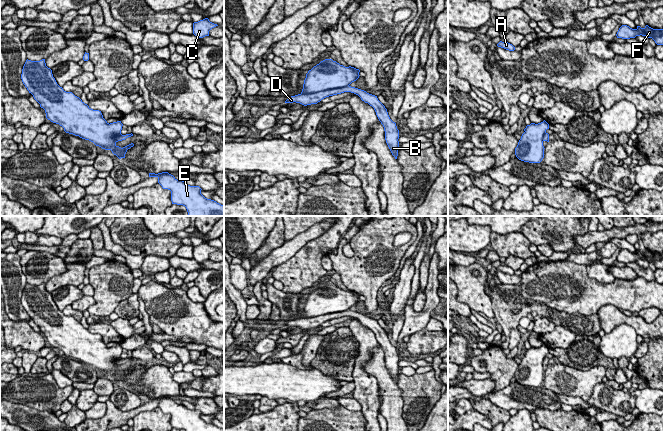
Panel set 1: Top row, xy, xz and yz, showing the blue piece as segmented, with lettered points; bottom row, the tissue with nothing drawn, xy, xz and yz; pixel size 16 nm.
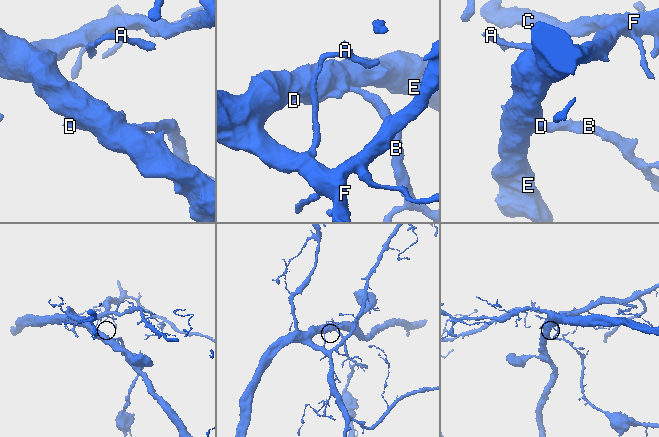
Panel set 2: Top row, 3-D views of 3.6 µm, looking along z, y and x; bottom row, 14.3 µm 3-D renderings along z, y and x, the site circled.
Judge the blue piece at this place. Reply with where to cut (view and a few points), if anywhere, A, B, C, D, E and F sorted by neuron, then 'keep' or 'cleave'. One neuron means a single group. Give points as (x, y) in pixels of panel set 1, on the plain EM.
cut xz (348, 309), (301, 318); groups A C E F / B D; cleave

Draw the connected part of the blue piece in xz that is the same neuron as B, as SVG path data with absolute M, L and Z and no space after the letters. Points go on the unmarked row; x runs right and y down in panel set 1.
M346 310L342 312L336 312L336 313L330 313L326 315L321 315L317 317L312 318L298 318L295 320L289 321L285 327L300 327L304 330L311 329L311 328L317 328L322 323L341 318L344 316L351 316L356 319L358 319L362 325L365 327L368 327L370 330L372 330L376 336L376 339L381 346L381 348L384 351L385 355L385 364L386 367L392 377L392 379L397 383L398 380L398 374L399 374L399 354L397 353L396 347L393 346L387 336L387 333L385 330L378 324L377 320L367 317L364 314Z

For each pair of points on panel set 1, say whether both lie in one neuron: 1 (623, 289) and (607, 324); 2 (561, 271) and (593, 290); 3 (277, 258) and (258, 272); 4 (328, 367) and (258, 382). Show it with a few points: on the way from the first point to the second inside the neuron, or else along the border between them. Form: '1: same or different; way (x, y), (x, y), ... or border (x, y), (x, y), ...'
1: different; border (620, 310), (612, 305), (603, 305), (596, 313)
2: same; way (569, 275), (577, 279), (585, 287)
3: same; way (272, 260), (263, 267)
4: different; border (314, 367), (325, 374), (334, 375), (339, 380)

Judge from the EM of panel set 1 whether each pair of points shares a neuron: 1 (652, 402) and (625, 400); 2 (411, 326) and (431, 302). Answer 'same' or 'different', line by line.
1: different
2: same

